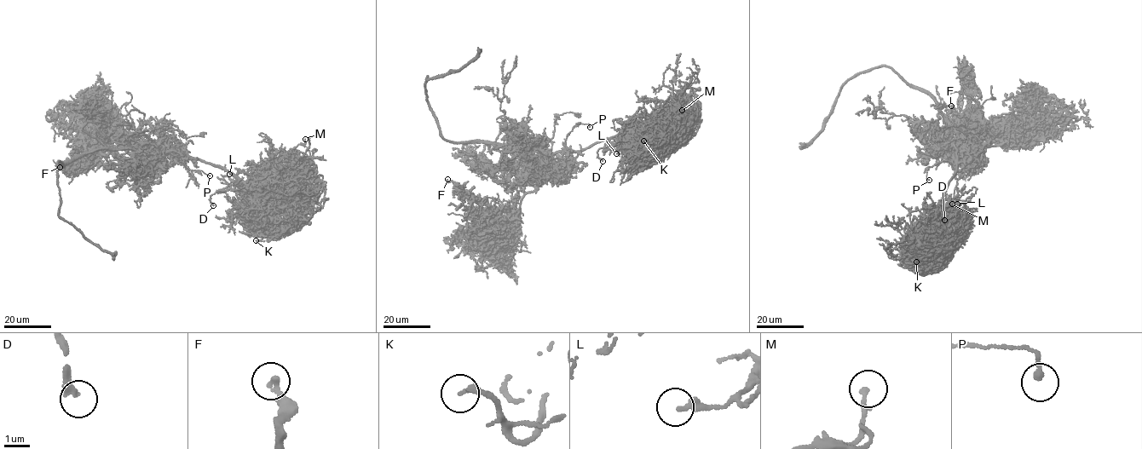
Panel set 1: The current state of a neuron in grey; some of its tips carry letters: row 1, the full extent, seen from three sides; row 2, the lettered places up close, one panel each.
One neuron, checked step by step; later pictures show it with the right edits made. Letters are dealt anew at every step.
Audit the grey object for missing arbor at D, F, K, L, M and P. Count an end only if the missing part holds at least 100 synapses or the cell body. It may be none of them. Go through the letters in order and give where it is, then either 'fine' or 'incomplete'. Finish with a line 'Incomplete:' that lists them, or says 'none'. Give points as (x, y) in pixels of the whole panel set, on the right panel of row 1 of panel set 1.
D: (944, 220) | fine
F: (951, 106) | fine
K: (916, 261) | fine
L: (957, 204) | fine
M: (952, 204) | fine
P: (929, 180) | fine
Incomplete: none

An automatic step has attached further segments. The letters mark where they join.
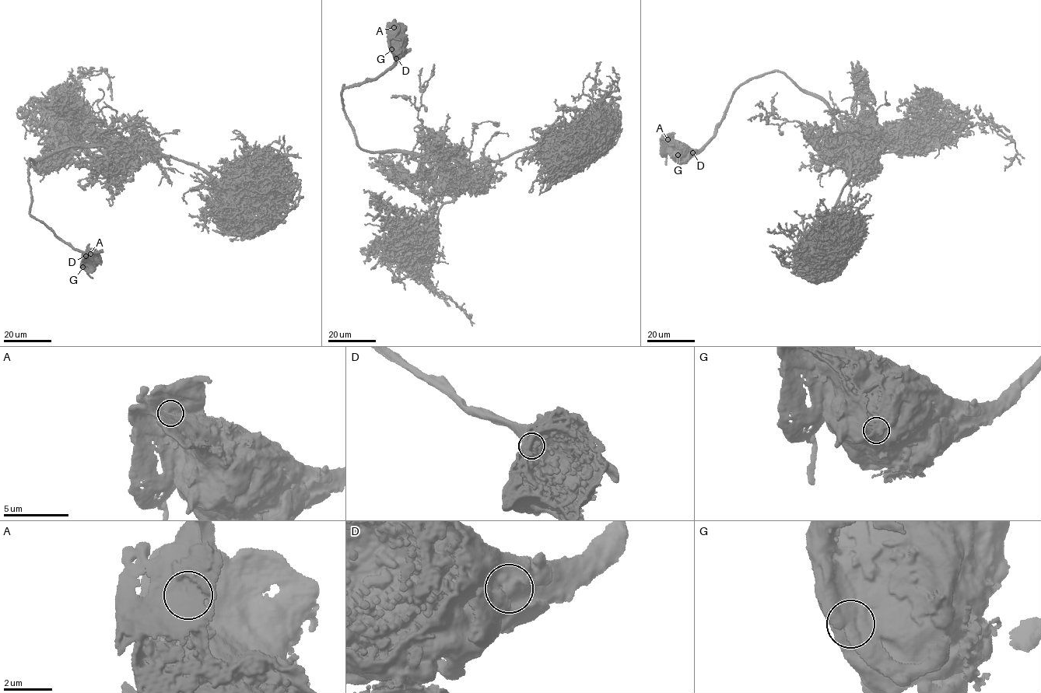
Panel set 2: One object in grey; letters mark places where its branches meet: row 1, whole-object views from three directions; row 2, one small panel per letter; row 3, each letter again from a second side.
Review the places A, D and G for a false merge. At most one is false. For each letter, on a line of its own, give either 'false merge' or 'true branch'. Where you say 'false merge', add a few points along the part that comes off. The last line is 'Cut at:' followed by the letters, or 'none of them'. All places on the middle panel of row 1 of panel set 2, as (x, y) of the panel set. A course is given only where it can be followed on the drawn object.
A: true branch
D: true branch
G: true branch
Cut at: none of them

